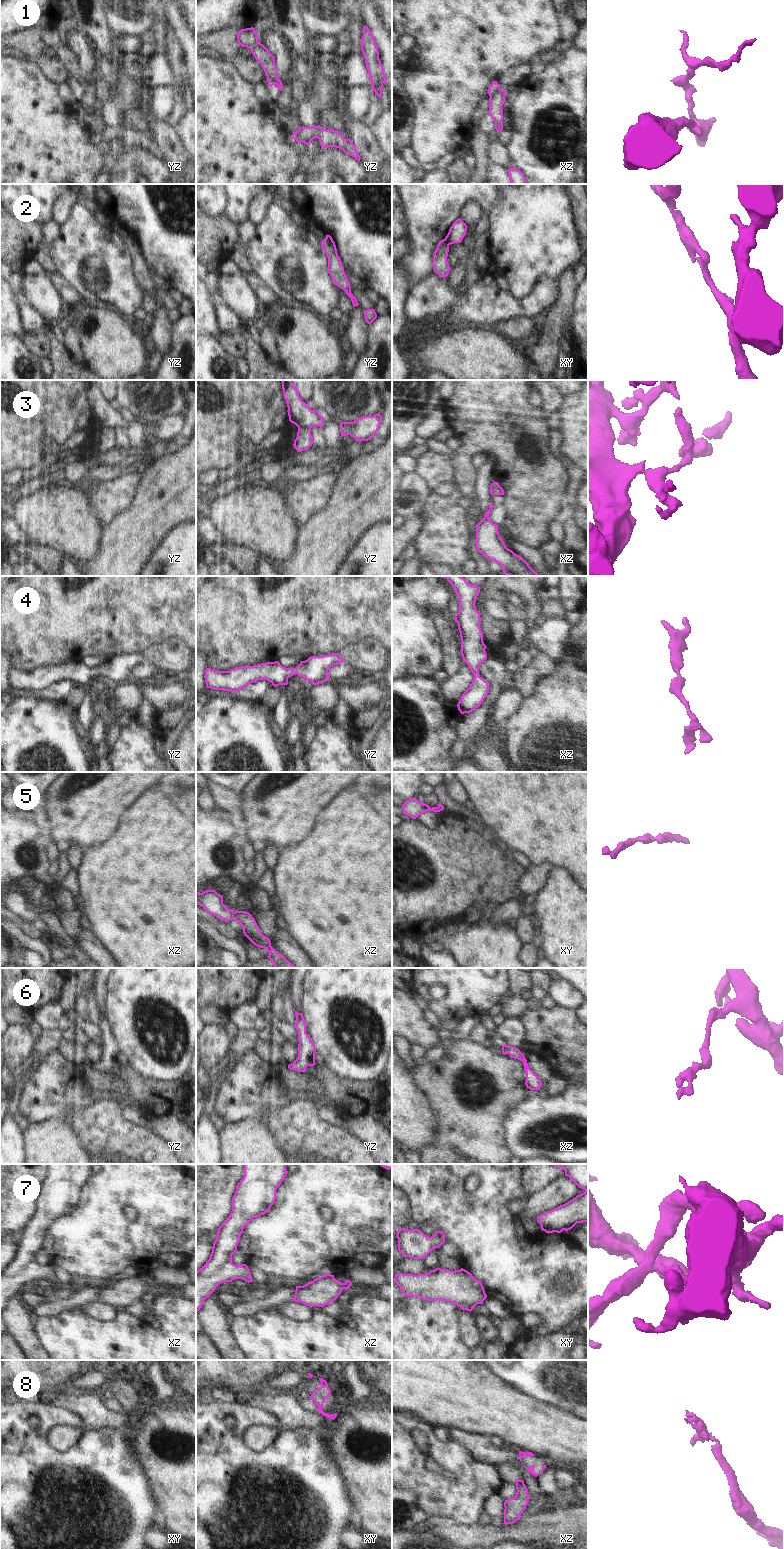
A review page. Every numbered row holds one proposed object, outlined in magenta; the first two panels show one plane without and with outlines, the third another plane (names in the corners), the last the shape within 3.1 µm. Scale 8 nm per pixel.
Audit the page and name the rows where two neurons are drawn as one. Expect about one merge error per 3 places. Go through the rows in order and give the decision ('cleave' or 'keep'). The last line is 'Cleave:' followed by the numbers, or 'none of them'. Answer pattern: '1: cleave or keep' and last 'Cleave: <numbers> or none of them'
1: cleave
2: cleave
3: cleave
4: keep
5: keep
6: keep
7: keep
8: keep
Cleave: 1, 2, 3

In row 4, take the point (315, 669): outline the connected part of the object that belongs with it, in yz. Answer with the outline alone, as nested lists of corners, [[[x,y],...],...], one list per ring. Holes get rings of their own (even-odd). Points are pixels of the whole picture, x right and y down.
[[[339,653],[323,656],[311,656],[301,661],[296,668],[285,668],[278,661],[253,666],[241,666],[229,671],[217,671],[206,668],[206,687],[214,690],[238,691],[258,680],[267,680],[274,687],[287,685],[288,678],[297,674],[313,685],[328,681],[329,668],[344,662]]]

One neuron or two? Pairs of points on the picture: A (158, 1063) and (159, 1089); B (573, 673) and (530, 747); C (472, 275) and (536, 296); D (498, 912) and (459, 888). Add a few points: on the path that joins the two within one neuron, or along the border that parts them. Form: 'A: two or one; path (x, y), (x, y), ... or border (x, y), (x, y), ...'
A: two; border (137, 1072), (145, 1077), (157, 1080), (178, 1081)
B: one; path (573, 691), (573, 704), (548, 729)
C: two; border (478, 267), (478, 277), (465, 288)
D: two; border (515, 899), (509, 899), (497, 904), (486, 915)

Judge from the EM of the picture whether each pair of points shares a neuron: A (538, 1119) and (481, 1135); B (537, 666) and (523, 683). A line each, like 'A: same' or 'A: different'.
A: different
B: same

